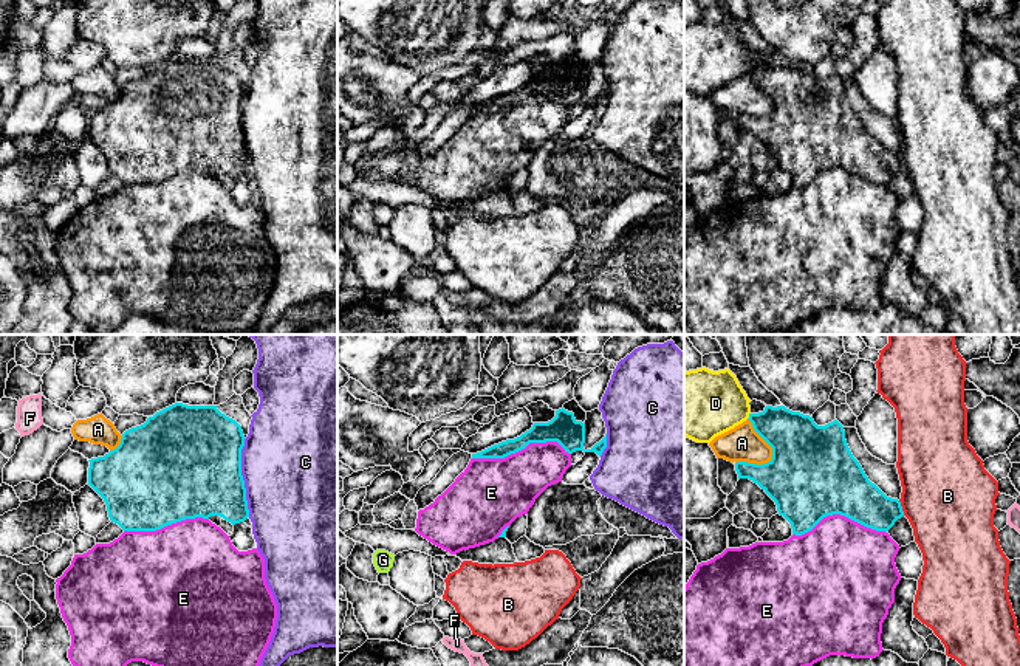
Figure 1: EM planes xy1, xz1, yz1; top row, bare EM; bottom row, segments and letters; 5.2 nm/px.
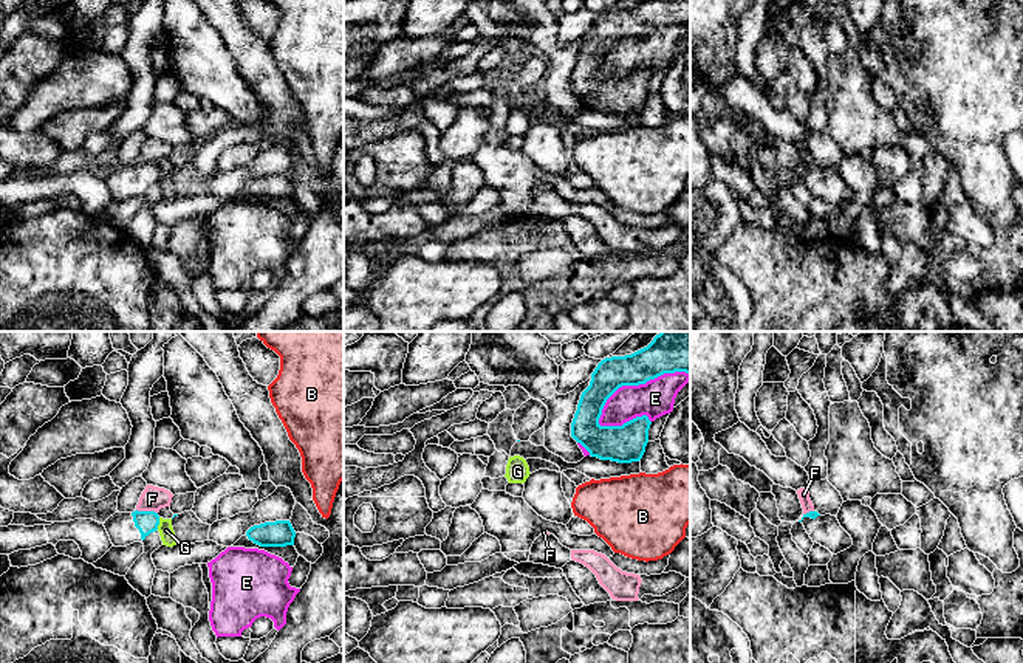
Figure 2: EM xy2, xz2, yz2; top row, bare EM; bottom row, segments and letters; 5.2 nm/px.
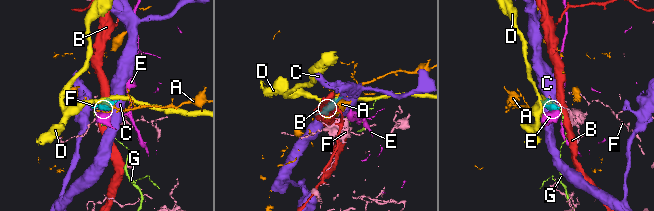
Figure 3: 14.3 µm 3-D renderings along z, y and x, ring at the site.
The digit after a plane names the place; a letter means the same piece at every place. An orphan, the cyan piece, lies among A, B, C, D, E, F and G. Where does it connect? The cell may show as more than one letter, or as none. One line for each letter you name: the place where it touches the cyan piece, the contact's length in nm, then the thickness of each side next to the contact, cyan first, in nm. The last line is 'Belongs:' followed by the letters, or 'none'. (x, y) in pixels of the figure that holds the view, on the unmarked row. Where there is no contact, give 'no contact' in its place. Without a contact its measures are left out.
Belongs: none

